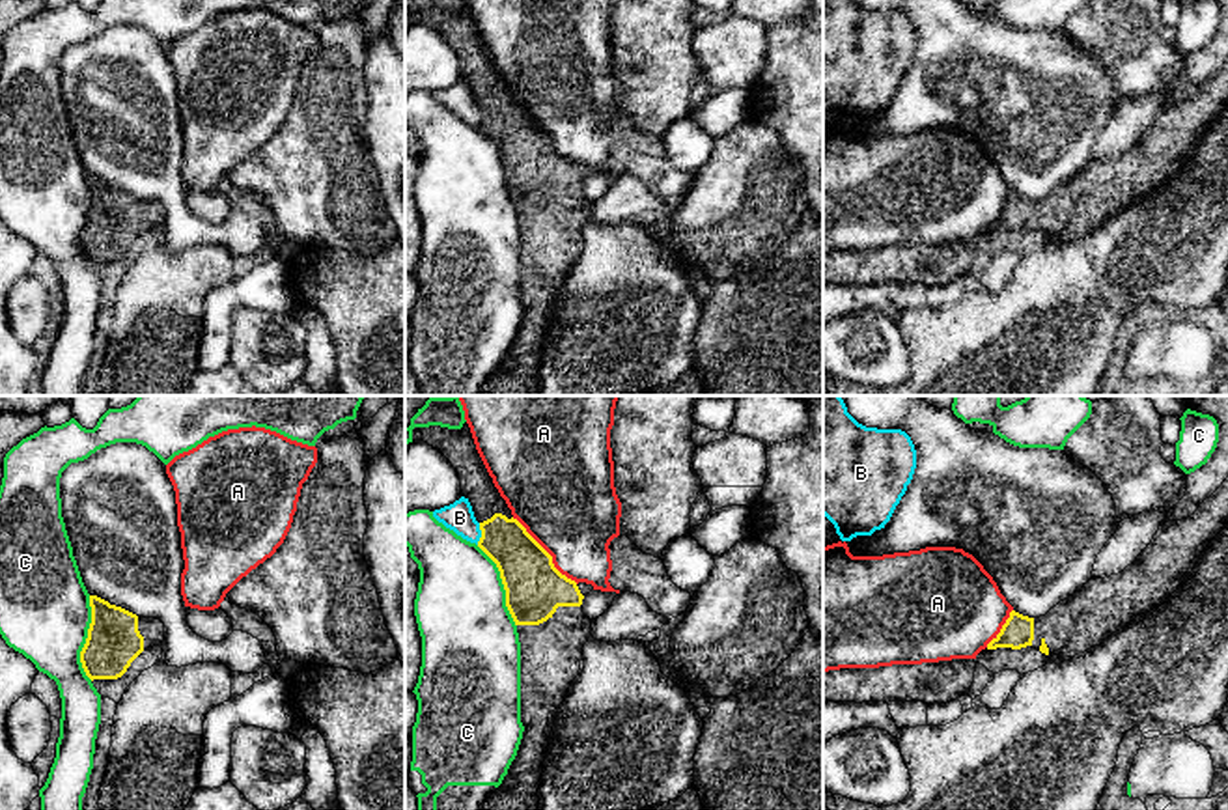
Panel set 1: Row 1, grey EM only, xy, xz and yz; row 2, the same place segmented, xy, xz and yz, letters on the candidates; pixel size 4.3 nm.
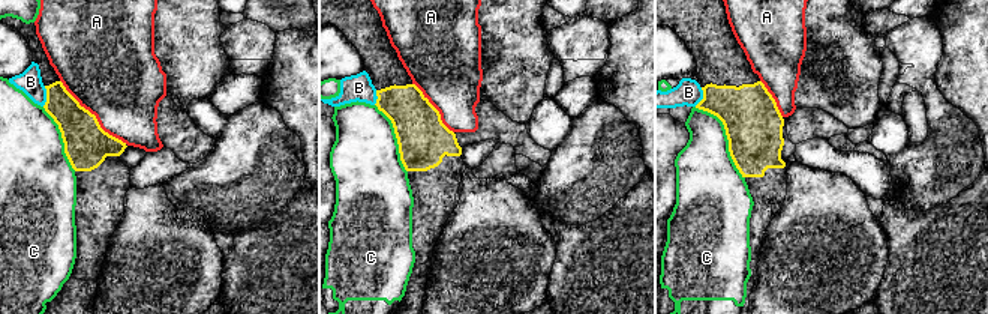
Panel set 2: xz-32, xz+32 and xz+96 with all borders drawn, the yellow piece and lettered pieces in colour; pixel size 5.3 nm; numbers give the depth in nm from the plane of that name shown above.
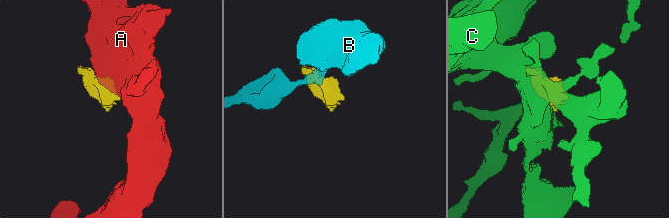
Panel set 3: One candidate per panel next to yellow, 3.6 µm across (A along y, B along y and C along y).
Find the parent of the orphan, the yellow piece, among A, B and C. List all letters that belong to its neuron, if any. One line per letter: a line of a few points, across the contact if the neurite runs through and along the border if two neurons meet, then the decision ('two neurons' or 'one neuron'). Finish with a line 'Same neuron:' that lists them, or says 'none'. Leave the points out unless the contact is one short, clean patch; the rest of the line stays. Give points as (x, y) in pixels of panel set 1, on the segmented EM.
A: two neurons
B: line xz (480, 523), (480, 540), (476, 544); two neurons
C: two neurons
Same neuron: none

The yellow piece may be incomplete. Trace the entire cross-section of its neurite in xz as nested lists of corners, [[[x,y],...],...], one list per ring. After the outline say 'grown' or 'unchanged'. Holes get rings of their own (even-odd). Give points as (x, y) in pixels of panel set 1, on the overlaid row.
[[[465,422],[461,429],[440,426],[414,427],[412,440],[424,440],[439,450],[457,470],[463,496],[470,502],[481,538],[478,547],[496,564],[506,590],[506,607],[517,625],[521,642],[521,722],[523,739],[515,760],[498,789],[483,810],[537,810],[537,789],[543,761],[560,704],[579,676],[582,648],[592,636],[592,620],[582,612],[582,599],[575,580],[562,575],[552,556],[511,515],[506,500],[489,476]]]; grown

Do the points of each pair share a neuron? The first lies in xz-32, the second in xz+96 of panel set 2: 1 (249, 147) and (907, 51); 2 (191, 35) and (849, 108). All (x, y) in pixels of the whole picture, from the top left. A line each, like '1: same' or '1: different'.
1: same
2: same

